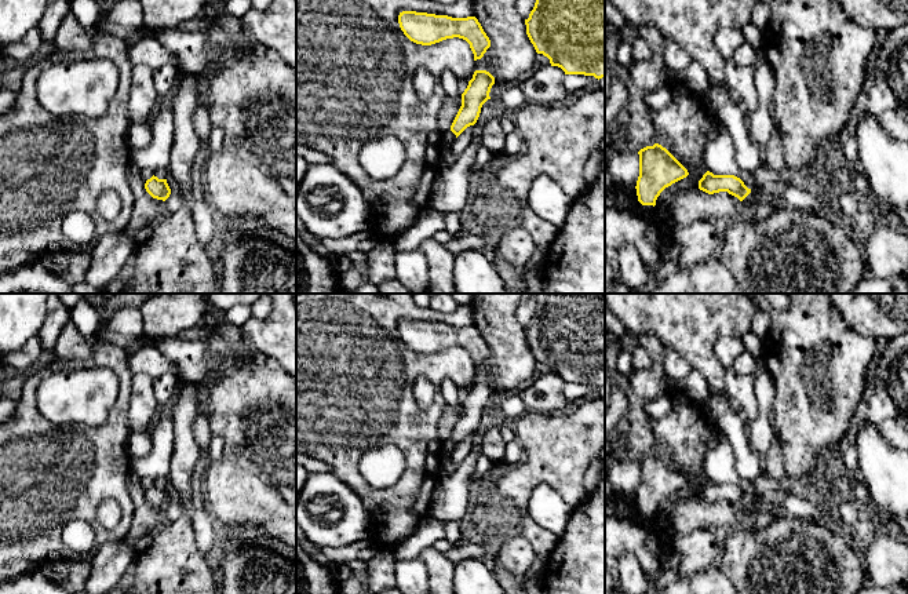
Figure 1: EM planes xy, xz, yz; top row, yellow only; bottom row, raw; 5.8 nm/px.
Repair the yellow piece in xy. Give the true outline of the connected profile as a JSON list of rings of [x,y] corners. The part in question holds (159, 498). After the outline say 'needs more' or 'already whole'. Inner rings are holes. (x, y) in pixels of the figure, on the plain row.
[[[154,484],[146,489],[145,498],[153,507],[163,510],[165,510],[171,503],[171,498],[167,492],[167,488],[158,488]]]; already whole

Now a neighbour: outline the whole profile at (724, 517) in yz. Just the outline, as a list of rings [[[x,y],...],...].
[[[613,492],[605,498],[605,515],[631,522],[648,533],[646,544],[660,555],[672,547],[675,540],[701,526],[710,526],[719,535],[744,525],[743,510],[719,500],[708,503],[700,498],[677,502],[665,515],[645,518],[638,510],[637,498]]]

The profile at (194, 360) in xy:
[[[158,338],[150,346],[156,347],[178,368],[178,379],[192,383],[209,383],[215,371],[216,354],[220,346],[215,338],[196,340]]]

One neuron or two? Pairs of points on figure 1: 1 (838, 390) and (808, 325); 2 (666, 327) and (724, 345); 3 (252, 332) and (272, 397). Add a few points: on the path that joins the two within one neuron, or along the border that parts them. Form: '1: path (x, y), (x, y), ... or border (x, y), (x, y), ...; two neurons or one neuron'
1: path (821, 374), (819, 371), (817, 350), (810, 342); one neuron
2: border (737, 335), (724, 335), (715, 345), (724, 367); two neurons
3: border (259, 356), (262, 357); two neurons

